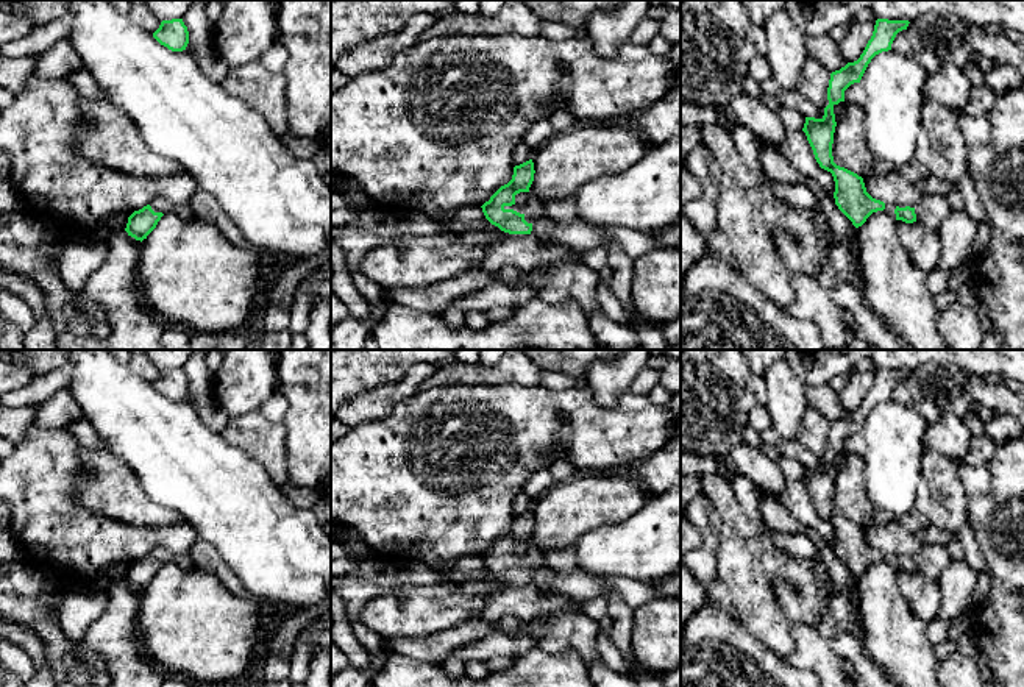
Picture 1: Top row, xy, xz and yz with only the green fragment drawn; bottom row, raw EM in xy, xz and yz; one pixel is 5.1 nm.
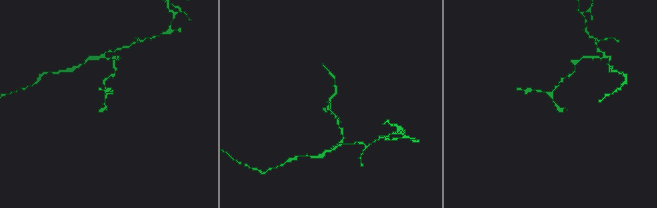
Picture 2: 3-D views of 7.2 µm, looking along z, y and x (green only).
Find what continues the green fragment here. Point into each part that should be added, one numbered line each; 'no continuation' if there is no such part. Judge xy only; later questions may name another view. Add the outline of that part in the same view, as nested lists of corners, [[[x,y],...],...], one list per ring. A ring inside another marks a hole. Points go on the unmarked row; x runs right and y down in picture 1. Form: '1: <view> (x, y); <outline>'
1: xy (158, 555); [[[155,548],[150,553],[150,556],[155,562],[176,564],[181,568],[194,568],[195,567],[189,554],[175,554],[172,551],[167,551],[165,548]]]

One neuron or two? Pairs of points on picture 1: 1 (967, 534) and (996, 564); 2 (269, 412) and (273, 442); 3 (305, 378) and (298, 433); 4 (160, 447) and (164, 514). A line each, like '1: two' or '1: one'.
1: two
2: two
3: one
4: two

